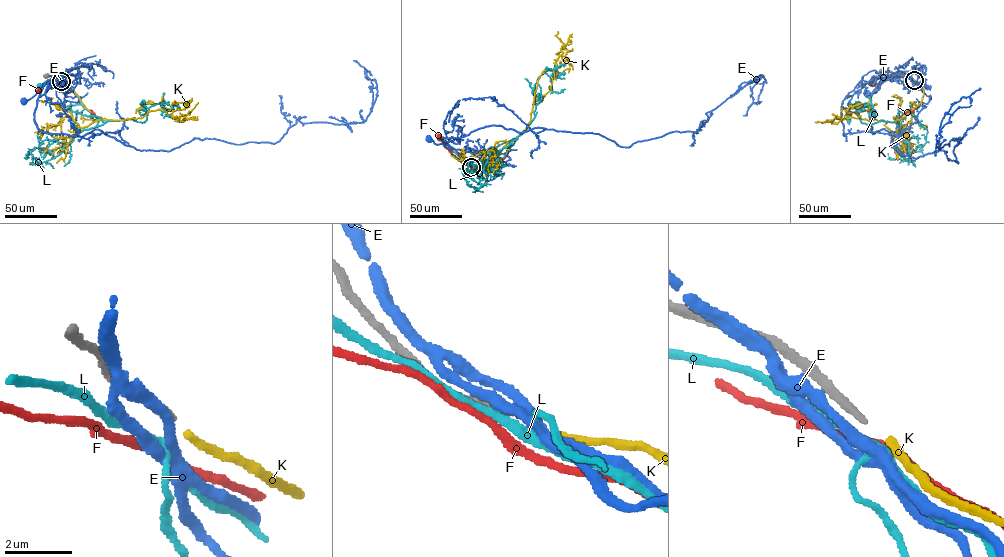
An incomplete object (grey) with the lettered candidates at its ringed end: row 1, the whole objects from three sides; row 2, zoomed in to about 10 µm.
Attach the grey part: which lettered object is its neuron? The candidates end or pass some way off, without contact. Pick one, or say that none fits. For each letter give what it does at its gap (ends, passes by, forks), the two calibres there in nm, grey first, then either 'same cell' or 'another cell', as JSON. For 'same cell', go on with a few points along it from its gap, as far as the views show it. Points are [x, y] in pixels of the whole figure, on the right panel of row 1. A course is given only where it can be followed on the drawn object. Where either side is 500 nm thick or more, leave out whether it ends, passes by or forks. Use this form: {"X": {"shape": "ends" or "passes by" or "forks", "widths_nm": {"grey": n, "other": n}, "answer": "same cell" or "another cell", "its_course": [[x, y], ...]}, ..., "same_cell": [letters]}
{"E": {"shape": "forks", "widths_nm": {"grey": 240, "other": 280}, "answer": "another cell"}, "F": {"shape": "passes by", "widths_nm": {"grey": 240, "other": 280}, "answer": "another cell"}, "K": {"shape": "ends", "widths_nm": {"grey": 240, "other": 240}, "answer": "same cell", "its_course": [[915, 80], [923, 88], [922, 100], [899, 120], [868, 120], [847, 112], [857, 118], [871, 106], [875, 116]]}, "L": {"shape": "forks", "widths_nm": {"grey": 240, "other": 260}, "answer": "another cell"}, "same_cell": ["K"]}

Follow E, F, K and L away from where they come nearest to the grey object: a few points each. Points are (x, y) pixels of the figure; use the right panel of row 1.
E: (914, 80), (903, 72), (897, 72), (889, 75), (876, 92), (866, 93)
F: (914, 80), (900, 77), (872, 84)
K: (915, 80), (923, 88), (922, 100), (899, 120), (868, 120), (847, 112), (857, 118), (871, 106), (875, 116)
L: (914, 80), (897, 76), (874, 79)

